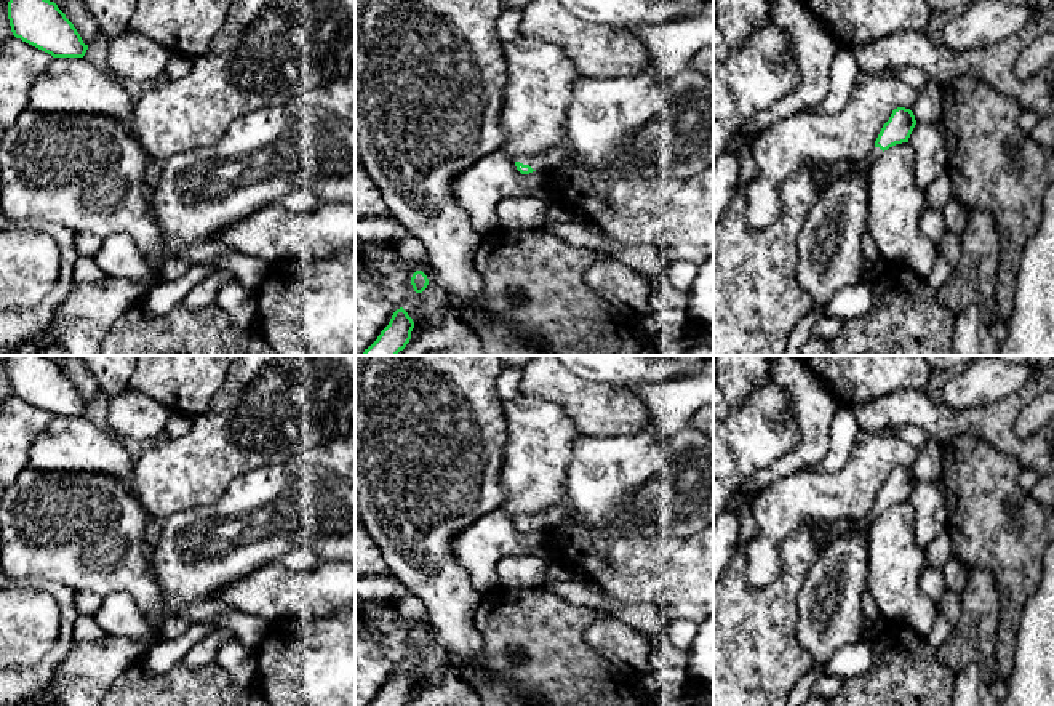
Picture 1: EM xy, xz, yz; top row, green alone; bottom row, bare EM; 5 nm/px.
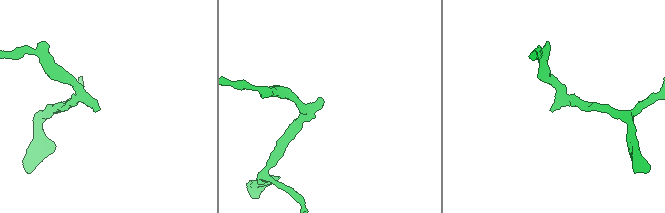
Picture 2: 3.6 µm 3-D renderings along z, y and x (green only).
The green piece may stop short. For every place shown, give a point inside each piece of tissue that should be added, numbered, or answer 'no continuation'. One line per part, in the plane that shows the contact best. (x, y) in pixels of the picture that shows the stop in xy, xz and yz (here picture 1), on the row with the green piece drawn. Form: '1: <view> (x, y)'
1: xz (629, 127)

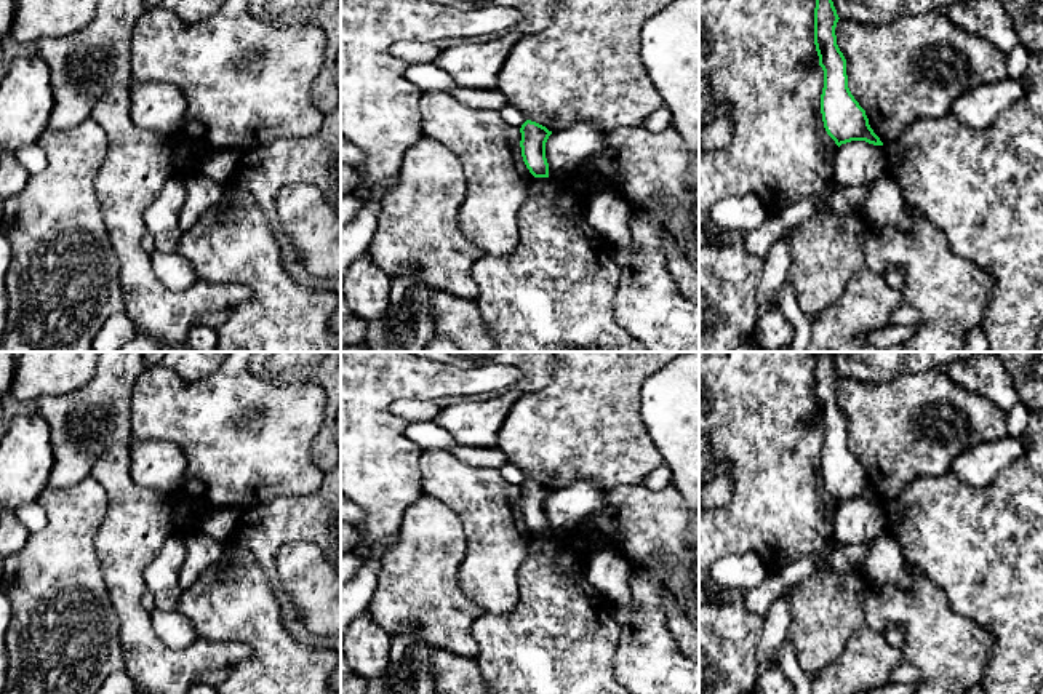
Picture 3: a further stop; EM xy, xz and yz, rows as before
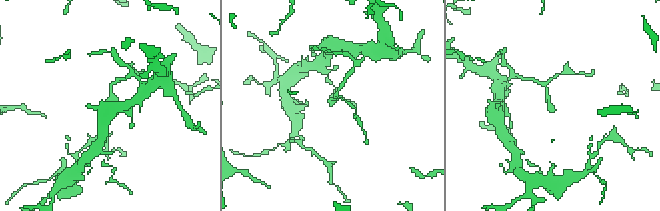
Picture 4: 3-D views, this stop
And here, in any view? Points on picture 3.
no continuation

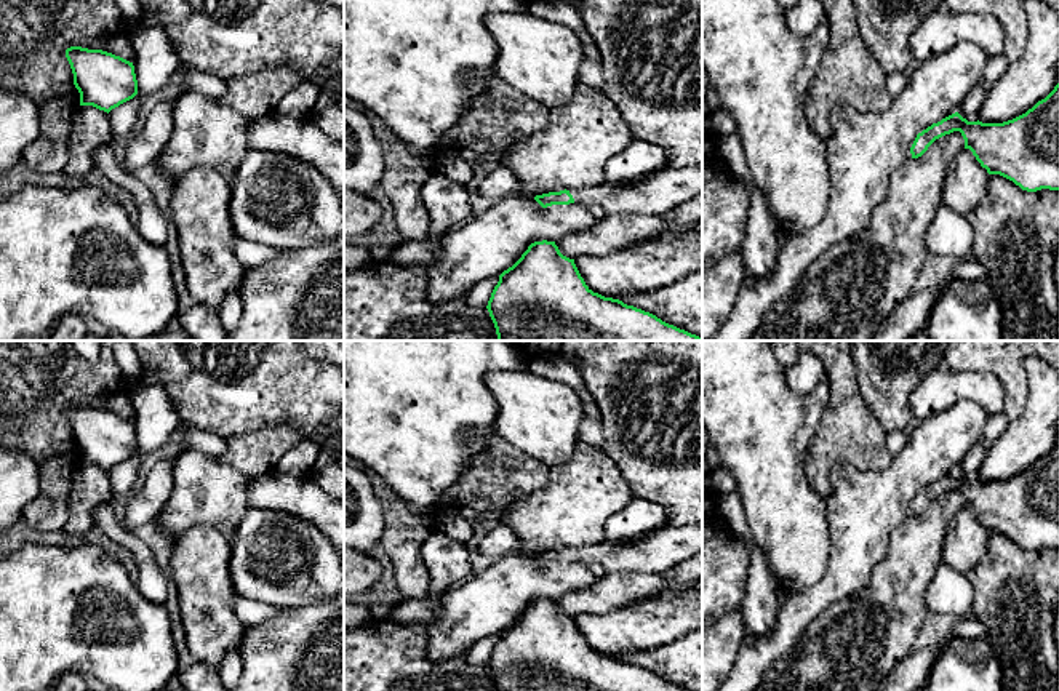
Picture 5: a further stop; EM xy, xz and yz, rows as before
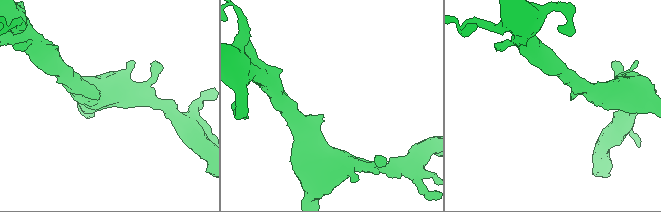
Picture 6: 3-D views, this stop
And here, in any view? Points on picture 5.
1: xz (656, 194)

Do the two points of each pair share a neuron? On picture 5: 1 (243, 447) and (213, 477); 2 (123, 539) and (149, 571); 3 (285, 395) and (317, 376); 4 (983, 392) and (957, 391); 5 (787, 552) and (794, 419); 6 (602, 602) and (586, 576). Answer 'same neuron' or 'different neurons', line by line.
1: different neurons
2: same neuron
3: same neuron
4: same neuron
5: same neuron
6: different neurons

